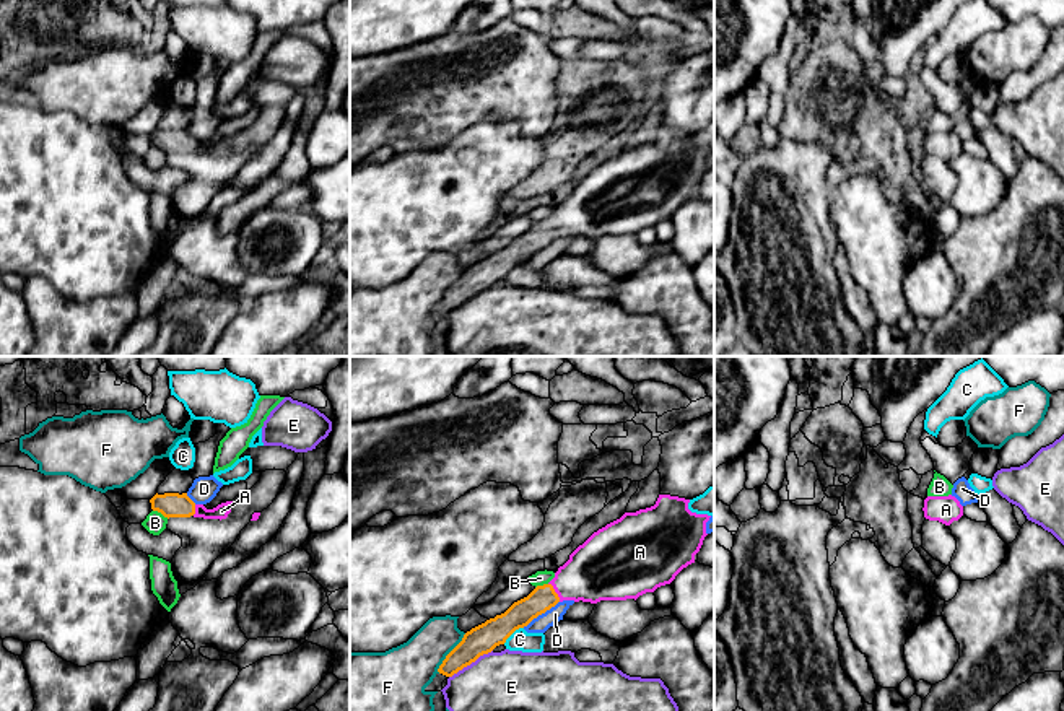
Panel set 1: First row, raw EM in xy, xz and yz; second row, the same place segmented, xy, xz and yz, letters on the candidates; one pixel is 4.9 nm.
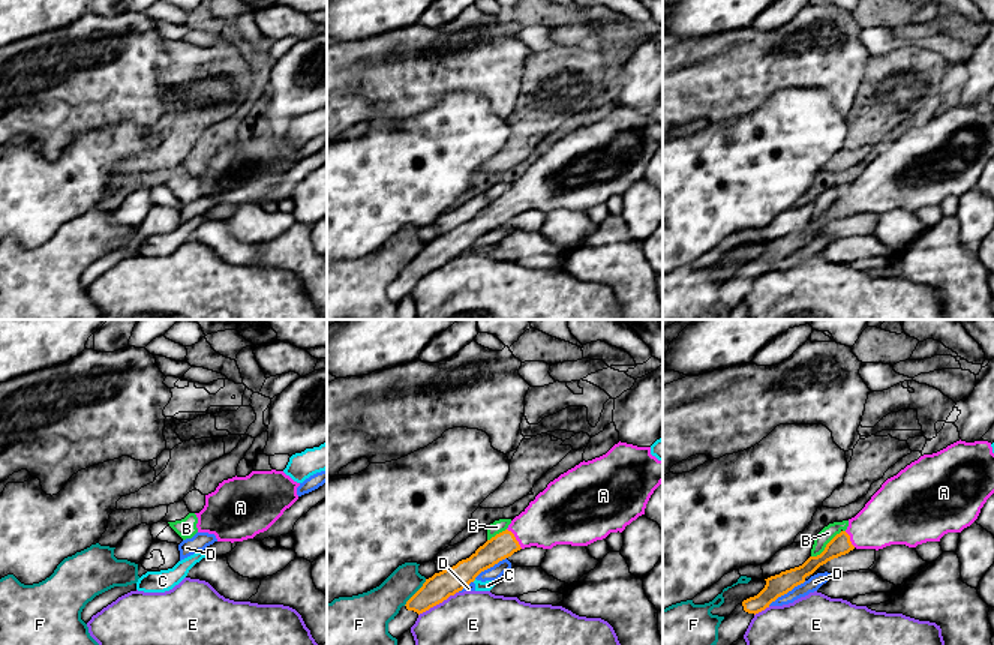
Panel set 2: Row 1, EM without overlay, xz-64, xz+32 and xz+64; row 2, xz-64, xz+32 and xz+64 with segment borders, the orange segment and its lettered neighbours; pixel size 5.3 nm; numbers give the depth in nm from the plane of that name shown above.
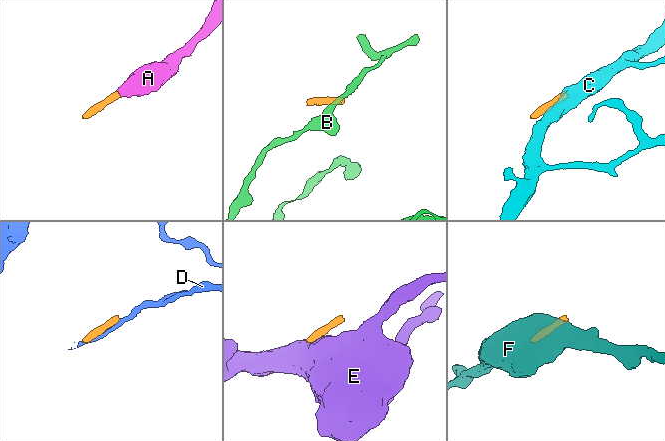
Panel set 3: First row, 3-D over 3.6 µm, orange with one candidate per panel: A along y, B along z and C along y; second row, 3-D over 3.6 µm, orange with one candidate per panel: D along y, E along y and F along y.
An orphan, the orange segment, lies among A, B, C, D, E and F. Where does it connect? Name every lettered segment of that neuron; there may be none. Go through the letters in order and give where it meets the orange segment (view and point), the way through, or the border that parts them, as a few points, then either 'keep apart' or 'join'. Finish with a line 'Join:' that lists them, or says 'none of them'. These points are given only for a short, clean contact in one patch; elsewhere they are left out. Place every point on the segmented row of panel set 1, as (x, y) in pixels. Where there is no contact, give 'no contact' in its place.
A: xz (555, 593) | across xz (542, 597), (555, 593), (599, 570) | join
B: xy (161, 513) | along xy (153, 510), (168, 518) | keep apart
C: xz (513, 632) | along xz (523, 627), (503, 643) | keep apart
D: xz (540, 614) | keep apart
E: xz (470, 663) | along xz (492, 649), (449, 677) | keep apart
F: xz (449, 653) | along xz (466, 633), (446, 656), (438, 672) | keep apart
Join: A

